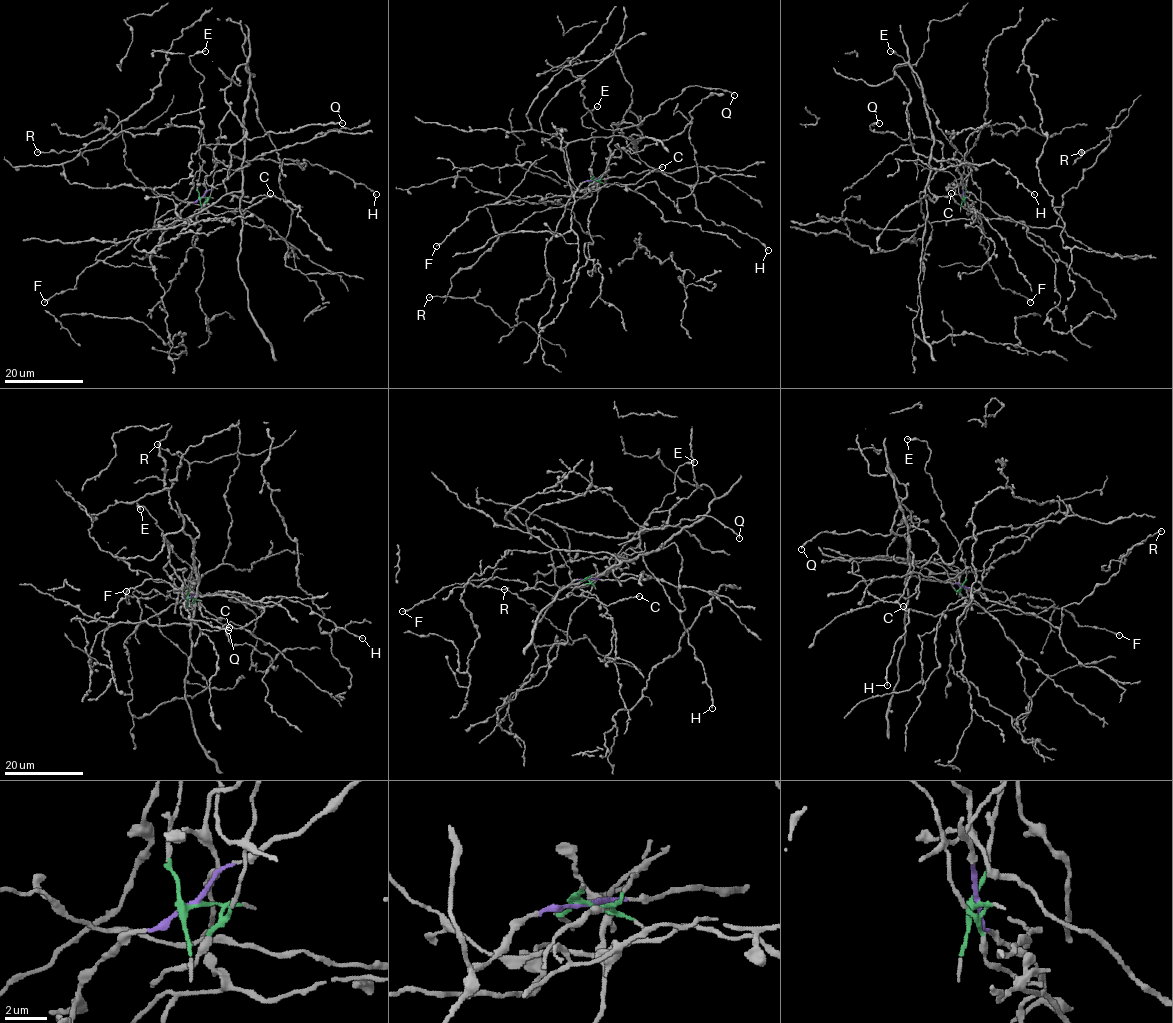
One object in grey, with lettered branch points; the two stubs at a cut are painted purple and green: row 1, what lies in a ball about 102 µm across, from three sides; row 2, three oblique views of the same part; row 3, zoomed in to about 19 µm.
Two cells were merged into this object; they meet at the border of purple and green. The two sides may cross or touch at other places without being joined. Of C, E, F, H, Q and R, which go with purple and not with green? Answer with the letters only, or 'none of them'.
H, Q, R

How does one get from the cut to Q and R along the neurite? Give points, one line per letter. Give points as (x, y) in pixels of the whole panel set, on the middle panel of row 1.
Q: (593, 179), (571, 191), (571, 142), (636, 149), (628, 109), (617, 126), (692, 85), (734, 94)
R: (593, 179), (571, 193), (546, 245), (550, 278), (538, 294), (521, 301), (513, 326), (470, 297), (428, 297)

